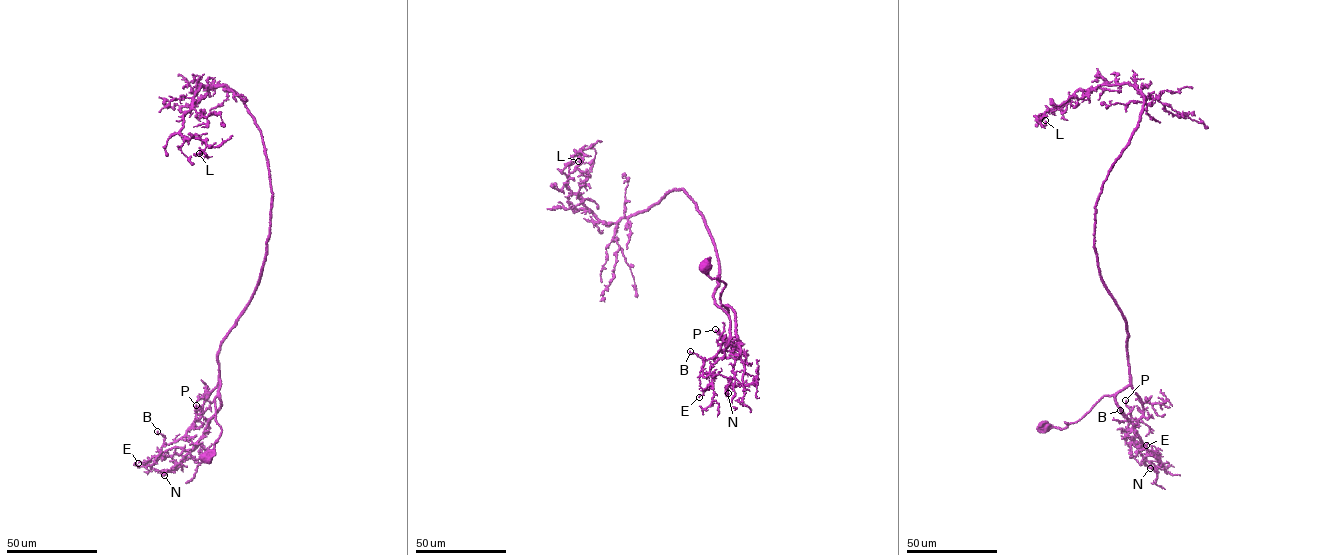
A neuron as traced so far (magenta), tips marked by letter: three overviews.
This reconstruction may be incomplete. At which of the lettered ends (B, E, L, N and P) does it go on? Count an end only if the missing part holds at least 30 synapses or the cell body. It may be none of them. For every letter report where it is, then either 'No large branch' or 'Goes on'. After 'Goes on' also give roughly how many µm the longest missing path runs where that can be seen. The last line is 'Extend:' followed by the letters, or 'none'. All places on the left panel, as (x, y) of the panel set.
B: Place: (157, 431). No large branch
E: Place: (138, 463). No large branch
L: Place: (199, 153). No large branch
N: Place: (164, 475). No large branch
P: Place: (196, 405). No large branch
Extend: none

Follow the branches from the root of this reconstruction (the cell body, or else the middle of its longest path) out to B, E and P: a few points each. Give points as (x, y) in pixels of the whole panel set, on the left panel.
B: (205, 457), (221, 430), (213, 400), (219, 380), (185, 435), (166, 444), (157, 431)
E: (205, 457), (221, 430), (215, 418), (217, 396), (219, 409), (192, 449), (174, 447), (138, 463)
P: (205, 457), (221, 430), (213, 400), (220, 381), (194, 421), (196, 405)

